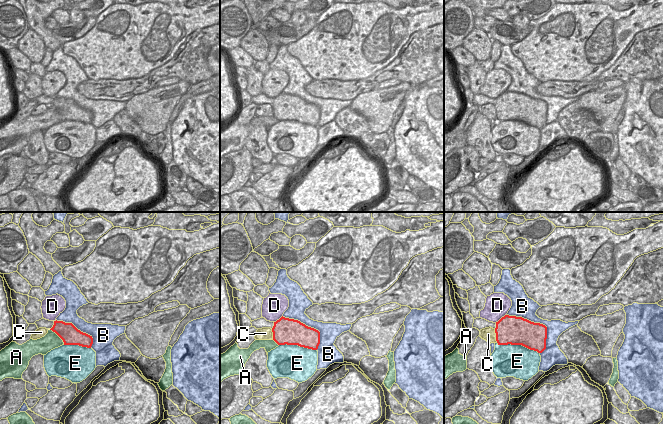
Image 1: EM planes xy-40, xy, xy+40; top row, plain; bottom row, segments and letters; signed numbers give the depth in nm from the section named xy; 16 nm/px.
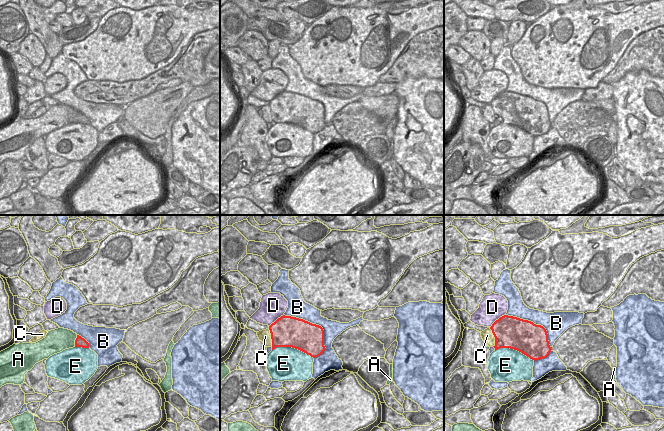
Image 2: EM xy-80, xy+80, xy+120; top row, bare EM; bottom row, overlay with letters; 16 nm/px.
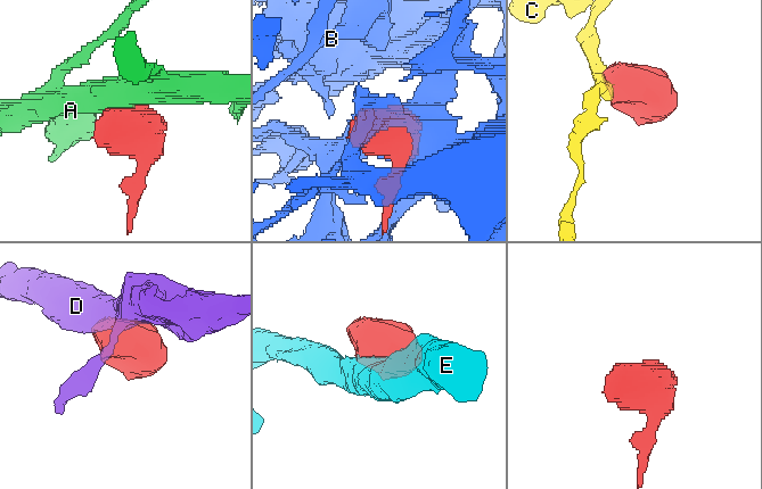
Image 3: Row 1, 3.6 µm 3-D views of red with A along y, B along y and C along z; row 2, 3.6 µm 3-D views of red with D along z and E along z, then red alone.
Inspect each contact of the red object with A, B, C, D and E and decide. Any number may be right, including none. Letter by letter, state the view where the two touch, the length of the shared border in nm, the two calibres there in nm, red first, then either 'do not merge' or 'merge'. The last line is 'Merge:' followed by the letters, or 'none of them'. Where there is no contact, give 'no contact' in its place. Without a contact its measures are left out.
A: contact in xy-40; length 340 nm; calibres 300 and 280 nm; do not merge
B: contact in xy+40; length 850 nm; calibres 420 and 260 nm; do not merge
C: contact in xy+40; length 220 nm; calibres 440 and 220 nm; do not merge
D: contact in xy+40; length 240 nm; calibres 440 and 400 nm; do not merge
E: contact in xy+40; length 750 nm; calibres 460 and 480 nm; do not merge
Merge: none of them

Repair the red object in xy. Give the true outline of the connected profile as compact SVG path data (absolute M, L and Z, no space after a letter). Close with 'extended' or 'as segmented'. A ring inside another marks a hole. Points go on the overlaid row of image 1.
M281 317L274 322L273 340L278 345L298 345L317 350L320 344L320 332L298 320Z; as segmented

